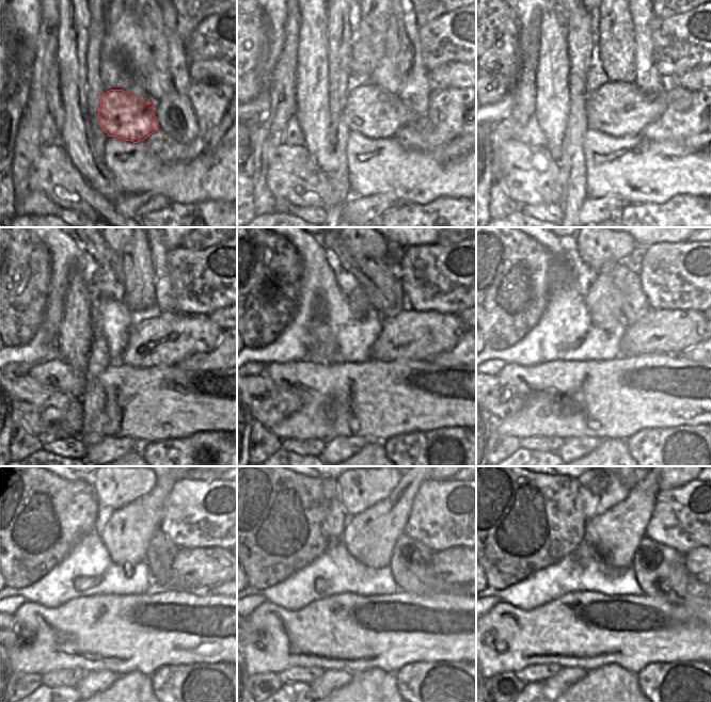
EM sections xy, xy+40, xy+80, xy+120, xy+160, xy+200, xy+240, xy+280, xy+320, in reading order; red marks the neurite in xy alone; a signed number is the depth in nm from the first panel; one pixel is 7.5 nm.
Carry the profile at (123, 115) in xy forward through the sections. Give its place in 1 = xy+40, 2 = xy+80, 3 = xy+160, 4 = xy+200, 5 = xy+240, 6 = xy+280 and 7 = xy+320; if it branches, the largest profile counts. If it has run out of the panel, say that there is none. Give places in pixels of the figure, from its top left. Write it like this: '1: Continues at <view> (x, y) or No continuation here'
1: Continues at xy+40 (370, 110)
2: Continues at xy+80 (618, 109)
3: Continues at xy+160 (411, 335)
4: Continues at xy+200 (667, 331)
5: Continues at xy+240 (199, 569)
6: Continues at xy+280 (454, 564)
7: Continues at xy+320 (693, 559).

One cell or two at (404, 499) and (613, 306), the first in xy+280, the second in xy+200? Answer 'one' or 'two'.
one

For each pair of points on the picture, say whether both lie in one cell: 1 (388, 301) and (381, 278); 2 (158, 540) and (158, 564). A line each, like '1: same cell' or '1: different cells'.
1: same cell
2: same cell

